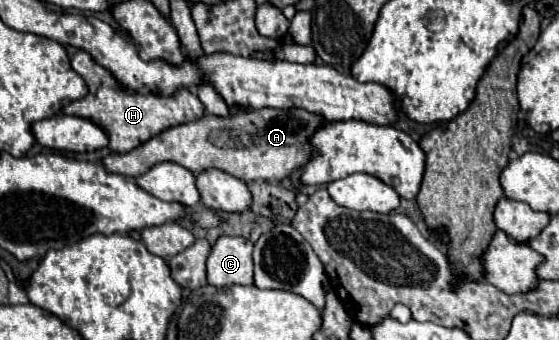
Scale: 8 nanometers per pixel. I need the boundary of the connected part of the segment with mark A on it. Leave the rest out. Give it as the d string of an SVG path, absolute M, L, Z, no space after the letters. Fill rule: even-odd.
M261 109L247 113L233 113L229 119L205 115L197 121L165 129L161 135L149 139L129 153L109 153L103 159L107 173L119 173L131 179L147 173L153 165L173 161L189 171L203 173L207 169L221 169L245 183L263 179L267 183L283 181L293 169L309 159L309 137L323 123L321 115L301 109Z

